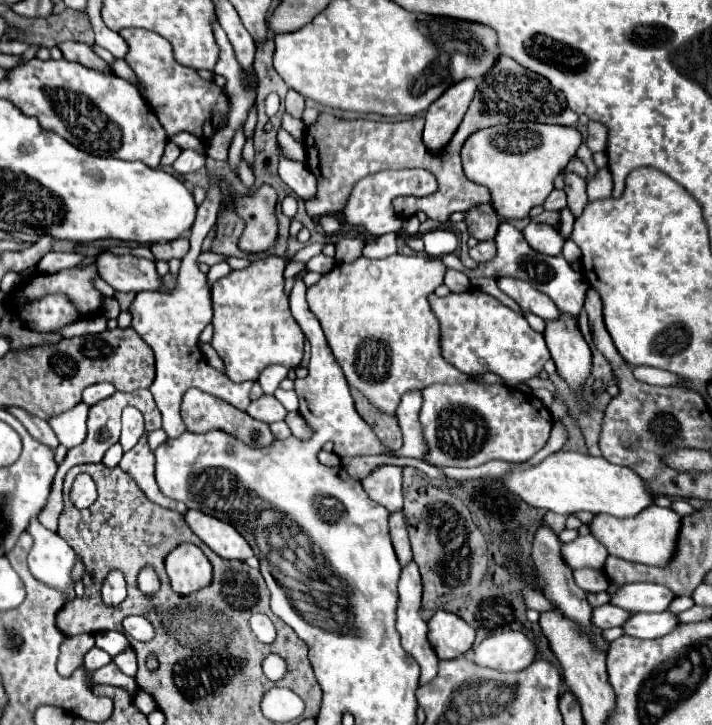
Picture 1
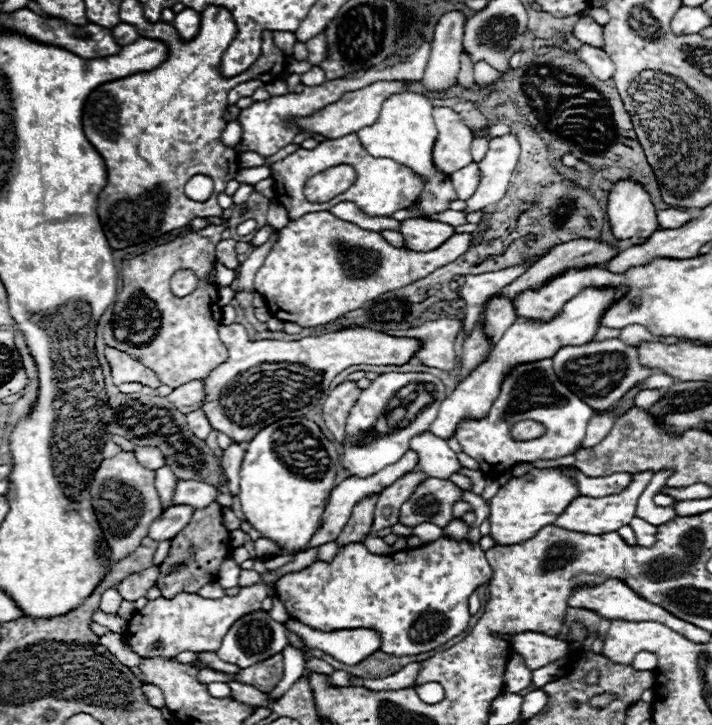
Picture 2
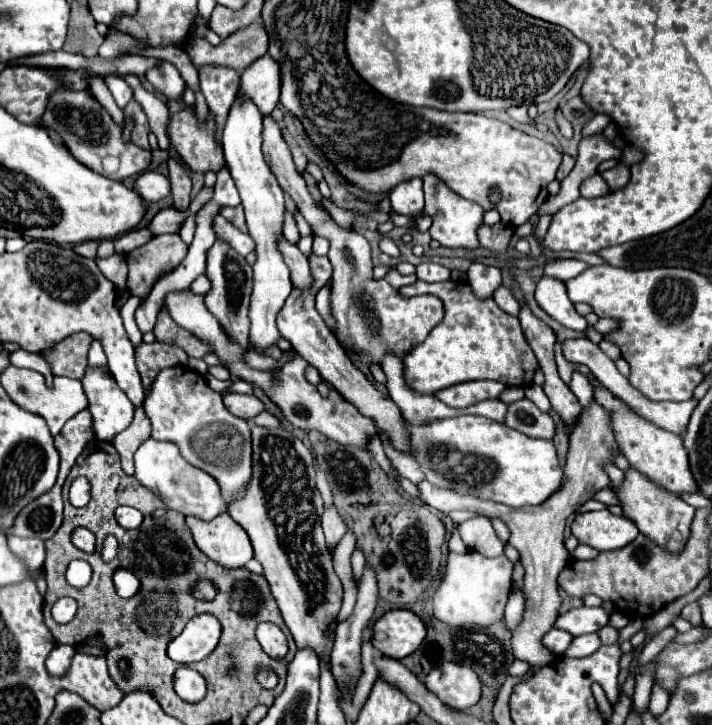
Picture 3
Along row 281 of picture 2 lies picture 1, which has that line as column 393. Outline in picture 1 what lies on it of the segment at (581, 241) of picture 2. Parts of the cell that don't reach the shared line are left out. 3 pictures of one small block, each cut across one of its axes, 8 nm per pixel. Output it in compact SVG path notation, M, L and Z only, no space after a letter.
M392 514L390 516L390 538L392 538L392 546L396 550L398 562L400 566L408 566L412 560L412 550L410 550L410 542L408 542L408 534L406 534L406 524L400 514Z

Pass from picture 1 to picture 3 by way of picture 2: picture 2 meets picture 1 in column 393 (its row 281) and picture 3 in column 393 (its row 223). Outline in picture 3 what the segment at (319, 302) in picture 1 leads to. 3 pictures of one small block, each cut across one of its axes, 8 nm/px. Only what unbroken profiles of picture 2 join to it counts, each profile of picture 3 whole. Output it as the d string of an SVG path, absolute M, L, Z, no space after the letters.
M264 116L264 144L262 152L272 168L274 176L278 178L284 192L290 194L290 198L296 202L300 214L306 218L310 228L314 230L314 236L326 238L330 242L328 260L334 266L332 272L332 314L338 322L338 340L346 342L348 348L354 348L364 364L370 364L370 360L380 362L382 354L386 350L392 350L400 358L414 348L418 342L422 342L428 332L442 320L444 306L436 296L414 296L414 298L402 298L386 280L372 280L372 260L370 260L370 244L368 240L354 232L340 228L324 210L318 210L314 206L314 200L310 198L310 190L306 190L306 180L302 174L296 172L290 150L280 136L280 126L272 120L272 116Z

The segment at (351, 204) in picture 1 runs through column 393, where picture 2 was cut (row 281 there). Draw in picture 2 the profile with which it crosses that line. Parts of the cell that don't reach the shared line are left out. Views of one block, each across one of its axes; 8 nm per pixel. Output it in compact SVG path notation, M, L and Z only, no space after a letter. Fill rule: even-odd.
M215 262L212 271L209 274L209 282L218 288L230 286L236 277L234 270L226 268L224 265ZM176 270L174 276L170 278L170 286L176 296L186 296L186 294L194 292L198 288L198 282L200 280L192 270Z

